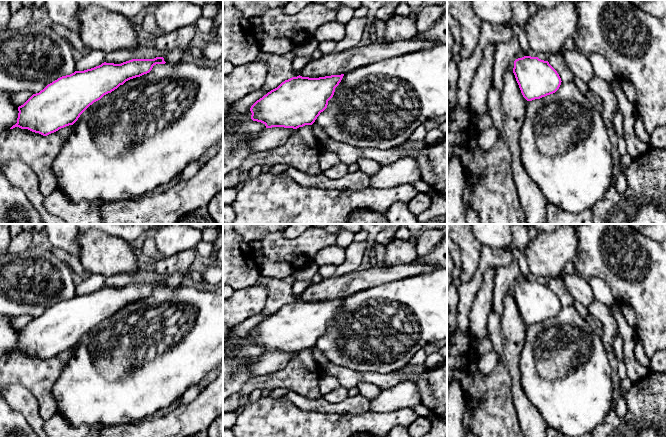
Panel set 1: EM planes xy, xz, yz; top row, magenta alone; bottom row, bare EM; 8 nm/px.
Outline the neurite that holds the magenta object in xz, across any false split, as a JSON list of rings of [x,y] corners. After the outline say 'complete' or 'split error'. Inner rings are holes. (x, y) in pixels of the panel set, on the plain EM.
[[[344,298],[309,302],[299,299],[285,304],[251,330],[251,343],[263,347],[266,352],[297,353],[305,349],[312,349],[320,337],[327,332],[328,325],[333,321],[335,312],[343,300]]]; complete

